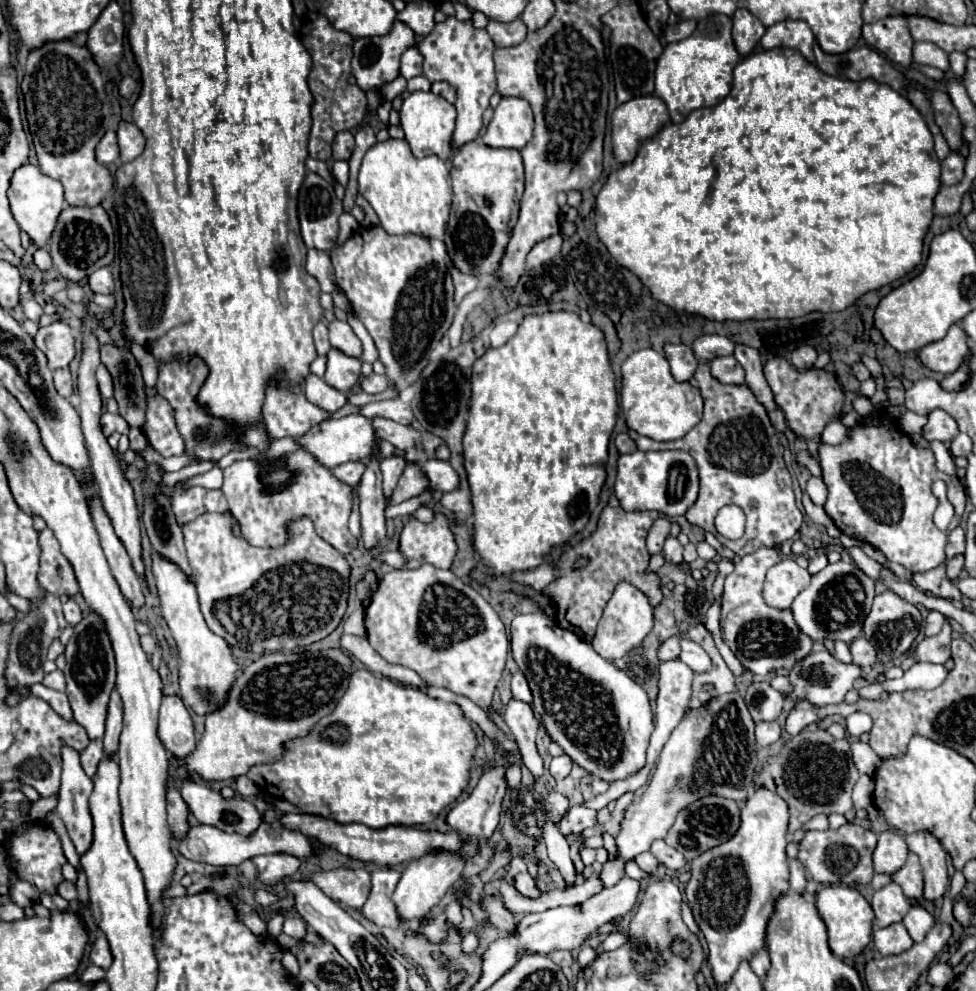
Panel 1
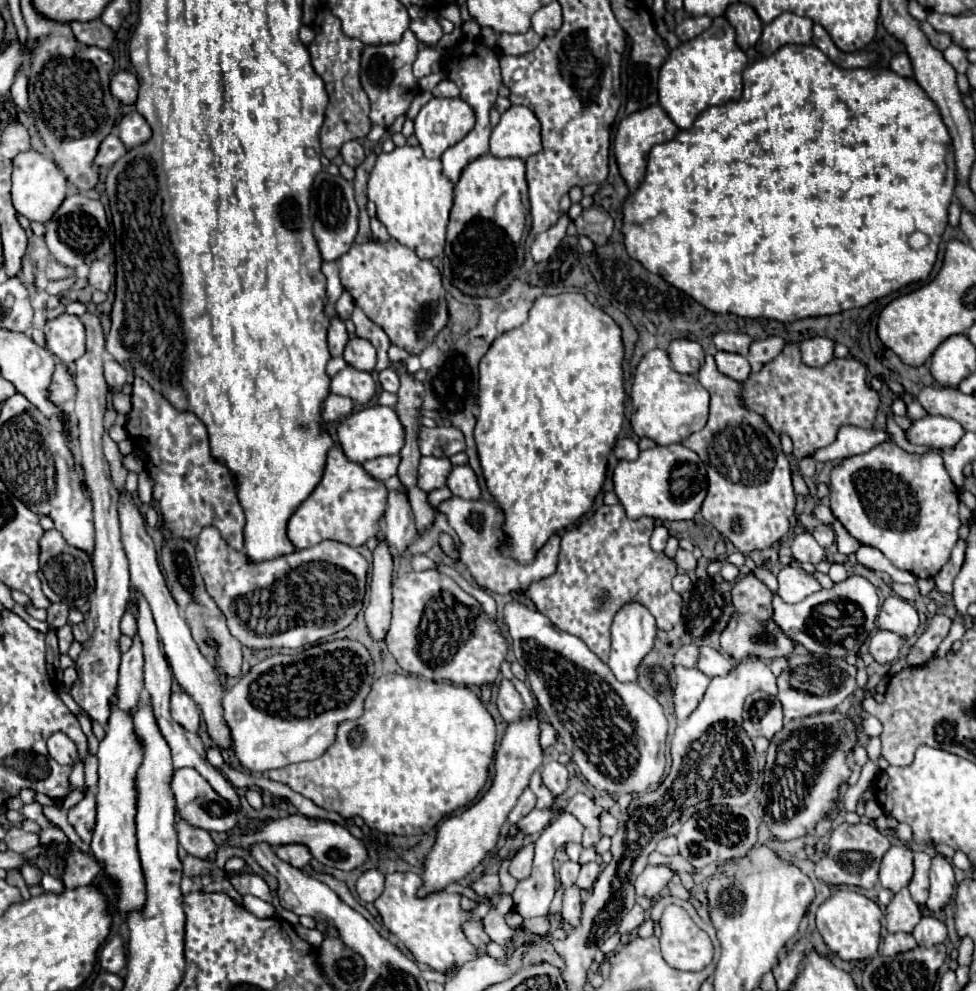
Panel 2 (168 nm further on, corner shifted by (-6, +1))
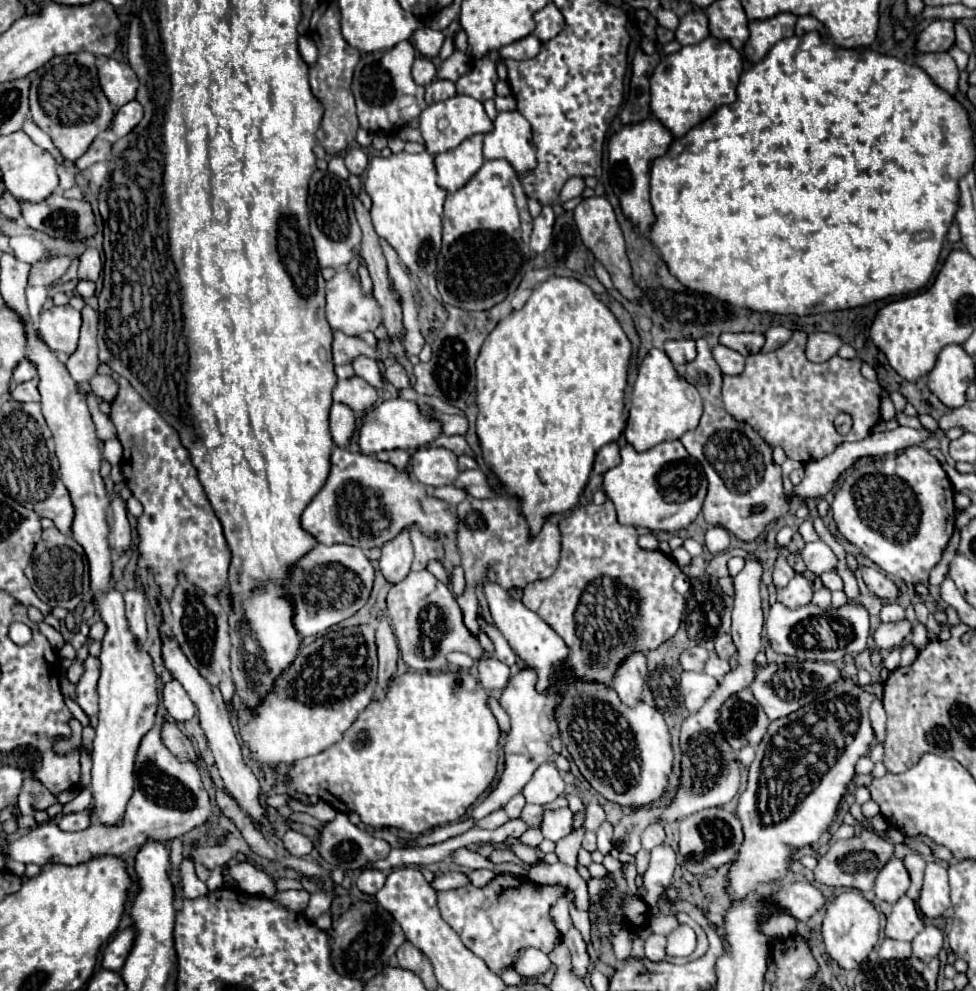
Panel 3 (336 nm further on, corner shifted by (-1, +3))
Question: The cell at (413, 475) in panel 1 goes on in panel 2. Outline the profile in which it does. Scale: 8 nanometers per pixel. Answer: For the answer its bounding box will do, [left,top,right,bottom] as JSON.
[418,456,452,492]

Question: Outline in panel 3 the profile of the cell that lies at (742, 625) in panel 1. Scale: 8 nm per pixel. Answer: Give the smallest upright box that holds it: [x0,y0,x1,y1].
[715,634,735,660]

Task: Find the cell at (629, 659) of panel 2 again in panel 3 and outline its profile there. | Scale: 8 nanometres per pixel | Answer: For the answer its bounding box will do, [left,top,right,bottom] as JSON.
[613,654,647,706]

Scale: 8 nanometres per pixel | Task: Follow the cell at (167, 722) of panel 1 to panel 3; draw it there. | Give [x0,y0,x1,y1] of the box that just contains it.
[163,680,195,722]

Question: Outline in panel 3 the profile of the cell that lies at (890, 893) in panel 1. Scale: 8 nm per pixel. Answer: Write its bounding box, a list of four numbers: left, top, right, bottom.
[885,896,923,942]

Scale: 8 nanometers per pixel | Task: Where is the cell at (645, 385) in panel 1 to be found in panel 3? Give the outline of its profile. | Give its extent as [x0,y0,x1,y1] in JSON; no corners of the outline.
[625,348,703,452]

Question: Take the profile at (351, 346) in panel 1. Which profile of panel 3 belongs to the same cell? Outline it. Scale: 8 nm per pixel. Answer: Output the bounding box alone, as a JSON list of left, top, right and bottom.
[353,356,383,390]

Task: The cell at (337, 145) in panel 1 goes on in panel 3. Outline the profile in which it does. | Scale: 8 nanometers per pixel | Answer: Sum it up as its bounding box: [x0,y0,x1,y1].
[345,148,367,174]

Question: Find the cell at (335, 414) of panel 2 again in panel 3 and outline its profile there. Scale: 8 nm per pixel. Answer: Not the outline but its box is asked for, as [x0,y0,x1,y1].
[329,402,355,448]

